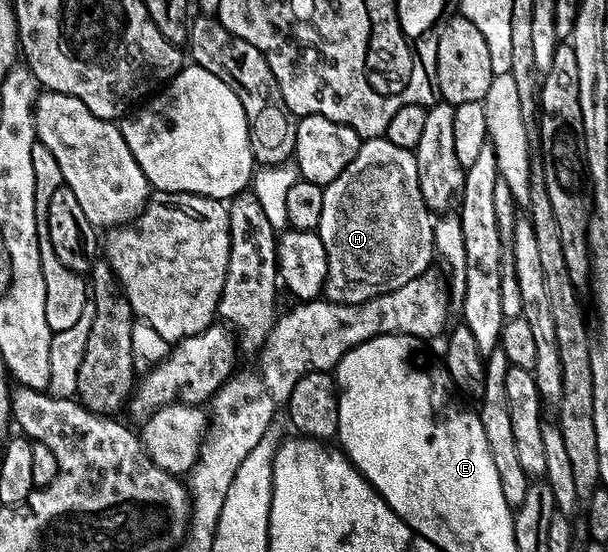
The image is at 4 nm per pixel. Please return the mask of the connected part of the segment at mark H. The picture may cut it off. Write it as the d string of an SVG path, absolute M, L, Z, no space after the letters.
M384 136L362 141L355 160L351 160L351 164L347 164L347 168L343 168L343 172L339 172L339 176L335 176L335 180L331 180L331 184L323 187L323 216L319 216L316 231L323 240L323 248L327 252L327 280L323 291L324 297L331 302L342 302L348 306L354 306L360 302L366 302L368 298L391 292L395 288L407 284L407 280L415 280L420 274L426 273L432 267L429 265L435 262L434 221L434 215L431 213L429 205L423 200L423 192L419 188L419 164L416 153L407 148L399 148L399 144L391 144Z

